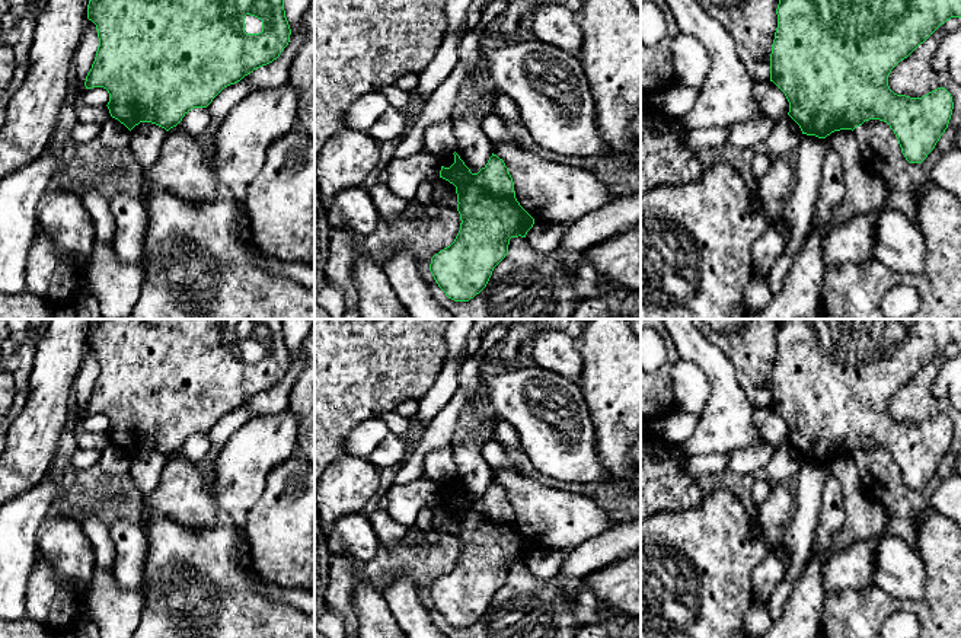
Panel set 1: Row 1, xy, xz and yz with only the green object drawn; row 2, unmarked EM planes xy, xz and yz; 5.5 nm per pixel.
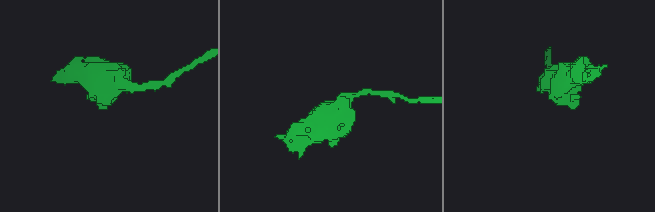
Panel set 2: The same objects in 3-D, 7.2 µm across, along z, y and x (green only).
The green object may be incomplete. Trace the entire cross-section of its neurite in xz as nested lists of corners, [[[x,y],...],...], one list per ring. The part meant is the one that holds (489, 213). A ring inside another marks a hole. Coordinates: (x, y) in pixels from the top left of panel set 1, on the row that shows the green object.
[[[492,153],[488,163],[472,173],[460,156],[453,154],[454,163],[441,166],[440,178],[456,186],[462,223],[454,242],[431,258],[430,271],[448,299],[469,302],[486,287],[494,268],[508,253],[510,239],[526,237],[534,218],[517,201],[513,178],[502,159]]]

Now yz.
[[[779,0],[778,28],[772,44],[770,54],[770,82],[773,82],[786,96],[789,102],[788,115],[799,125],[802,134],[826,138],[834,131],[855,130],[869,119],[879,119],[890,125],[894,131],[901,153],[909,163],[922,163],[935,149],[941,135],[948,128],[954,102],[951,93],[945,87],[938,87],[922,98],[910,98],[894,93],[888,86],[891,70],[904,58],[907,58],[920,44],[923,44],[941,25],[951,17],[961,17],[961,0]]]

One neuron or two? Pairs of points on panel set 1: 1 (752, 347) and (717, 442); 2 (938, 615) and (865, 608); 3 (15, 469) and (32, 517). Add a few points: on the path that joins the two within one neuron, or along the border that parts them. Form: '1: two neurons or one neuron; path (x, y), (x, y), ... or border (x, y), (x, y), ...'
1: two neurons; border (722, 353), (754, 408)
2: one neuron; path (920, 608), (883, 606)
3: two neurons; border (48, 471), (41, 481), (15, 497)

